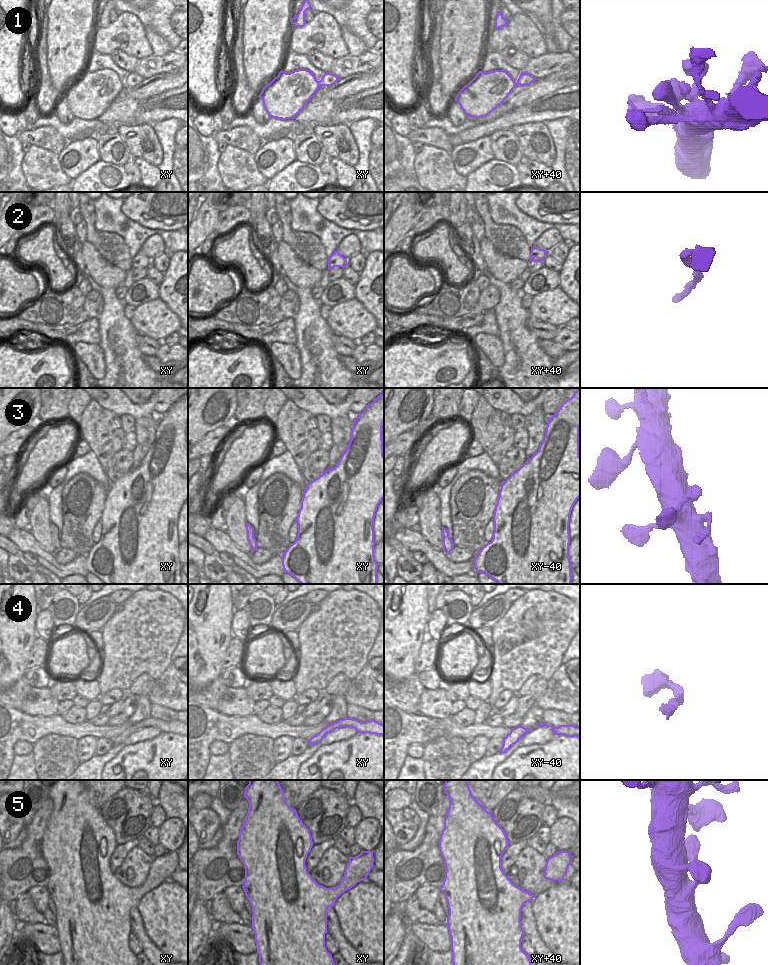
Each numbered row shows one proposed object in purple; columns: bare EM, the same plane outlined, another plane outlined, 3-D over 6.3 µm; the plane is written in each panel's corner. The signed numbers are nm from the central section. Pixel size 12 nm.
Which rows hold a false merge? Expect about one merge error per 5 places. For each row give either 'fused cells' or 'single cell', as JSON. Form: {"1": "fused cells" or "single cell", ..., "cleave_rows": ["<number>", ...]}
{"1": "single cell", "2": "single cell", "3": "single cell", "4": "single cell", "5": "single cell", "cleave_rows": []}

